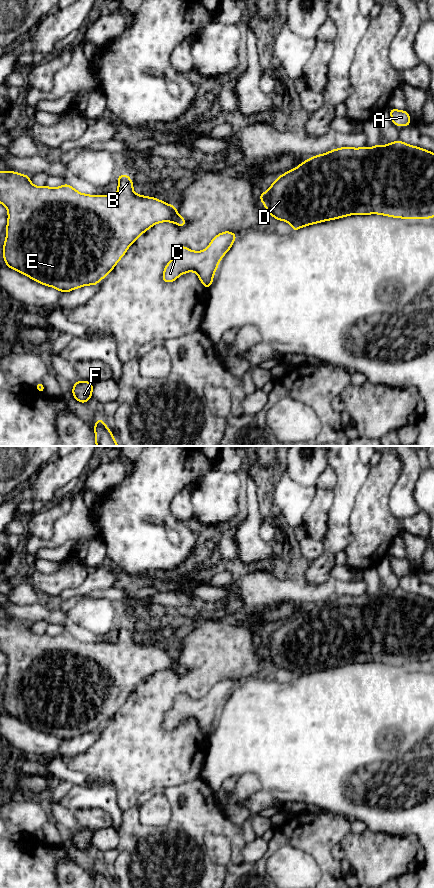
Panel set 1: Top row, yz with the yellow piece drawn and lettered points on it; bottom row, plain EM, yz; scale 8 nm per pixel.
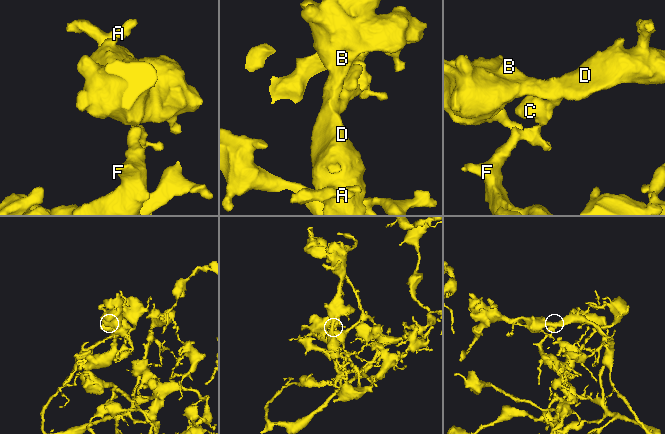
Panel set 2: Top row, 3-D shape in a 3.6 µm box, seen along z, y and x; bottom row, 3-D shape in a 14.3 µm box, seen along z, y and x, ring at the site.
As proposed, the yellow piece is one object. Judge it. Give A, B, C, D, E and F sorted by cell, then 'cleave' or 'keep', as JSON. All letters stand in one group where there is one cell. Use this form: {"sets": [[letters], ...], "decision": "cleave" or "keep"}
{"sets": [["A", "B", "C", "D", "E", "F"]], "decision": "keep"}

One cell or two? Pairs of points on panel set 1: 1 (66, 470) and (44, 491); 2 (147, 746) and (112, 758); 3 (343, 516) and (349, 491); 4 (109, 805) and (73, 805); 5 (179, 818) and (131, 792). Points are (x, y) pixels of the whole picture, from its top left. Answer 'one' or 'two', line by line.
1: one
2: one
3: one
4: one
5: two

